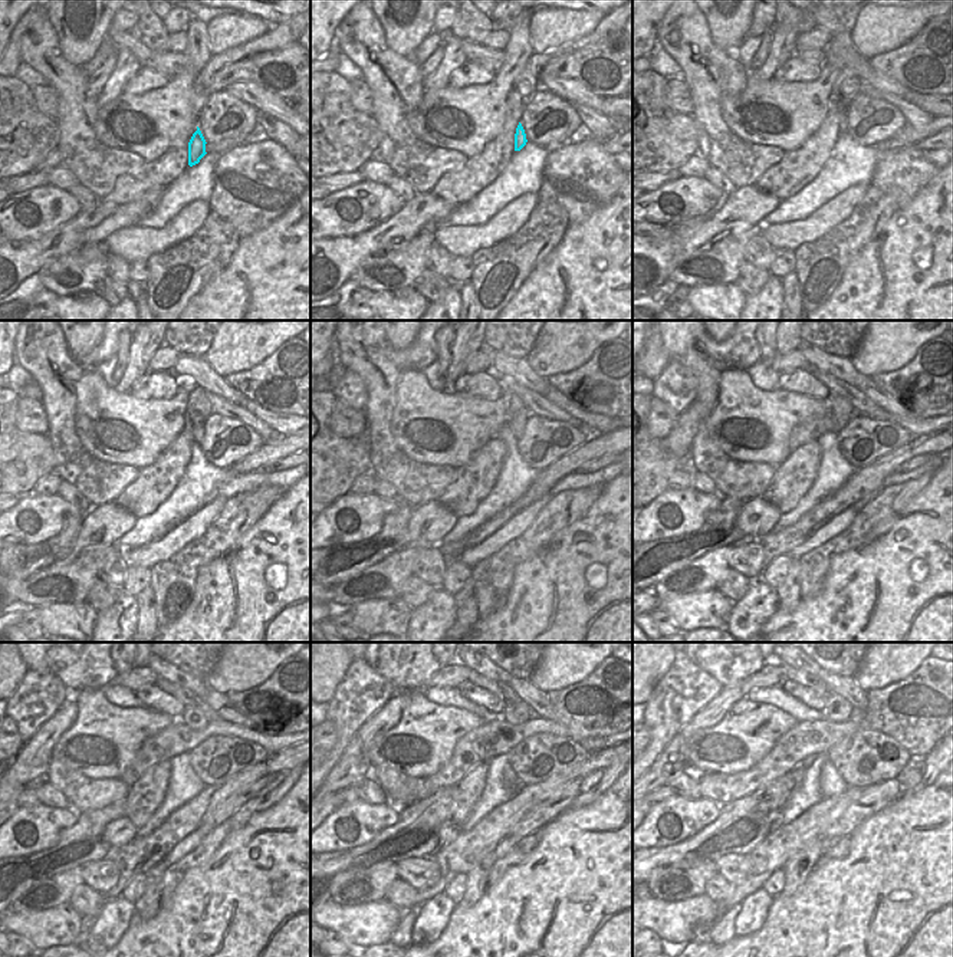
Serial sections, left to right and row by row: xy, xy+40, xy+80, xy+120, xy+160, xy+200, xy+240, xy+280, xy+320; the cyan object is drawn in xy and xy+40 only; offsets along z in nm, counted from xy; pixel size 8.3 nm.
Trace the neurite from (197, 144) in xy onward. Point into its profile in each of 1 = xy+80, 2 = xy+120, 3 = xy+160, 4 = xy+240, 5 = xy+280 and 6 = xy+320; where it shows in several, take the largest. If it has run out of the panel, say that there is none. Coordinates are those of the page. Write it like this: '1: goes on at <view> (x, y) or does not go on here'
1: goes on at xy+80 (844, 121)
2: goes on at xy+120 (199, 421)
3: goes on at xy+160 (518, 413)
4: goes on at xy+240 (193, 717)
5: goes on at xy+280 (516, 713)
6: goes on at xy+320 (837, 709)

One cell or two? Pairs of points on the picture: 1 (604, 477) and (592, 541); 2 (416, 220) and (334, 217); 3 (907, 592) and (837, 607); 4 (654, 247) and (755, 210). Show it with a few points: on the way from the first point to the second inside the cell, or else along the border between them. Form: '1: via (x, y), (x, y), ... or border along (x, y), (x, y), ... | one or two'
1: border along (617, 474), (604, 486) | two
2: border along (404, 203), (387, 219), (357, 234) | two
3: via (890, 602), (854, 607) | one
4: via (679, 244), (693, 243), (730, 216) | one

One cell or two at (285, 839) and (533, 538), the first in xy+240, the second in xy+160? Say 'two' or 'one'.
two

